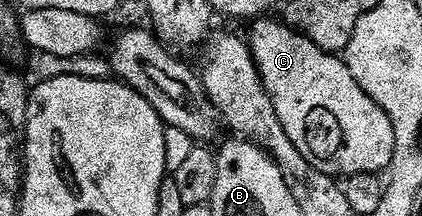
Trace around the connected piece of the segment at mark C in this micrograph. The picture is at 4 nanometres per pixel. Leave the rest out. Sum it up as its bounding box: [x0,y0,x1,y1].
[249,18,395,178]

